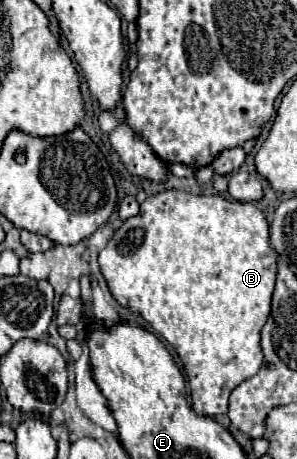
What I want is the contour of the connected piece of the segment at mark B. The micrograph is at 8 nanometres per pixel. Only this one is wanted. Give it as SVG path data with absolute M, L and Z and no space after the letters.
M167 189L161 191L153 197L147 197L141 203L141 213L127 219L111 237L111 241L107 243L107 247L99 253L99 267L101 273L109 285L111 295L115 297L115 301L127 309L131 309L135 315L141 315L179 355L185 373L189 377L189 385L191 385L191 399L193 399L193 409L199 415L223 415L227 413L227 401L229 401L229 393L245 379L253 377L263 361L261 355L261 327L265 325L269 313L271 313L271 295L275 289L275 277L277 277L277 253L273 251L273 247L269 245L269 225L267 219L263 217L263 213L253 205L253 203L241 203L241 201L227 201L221 195L193 195L187 191L177 191L177 189Z

